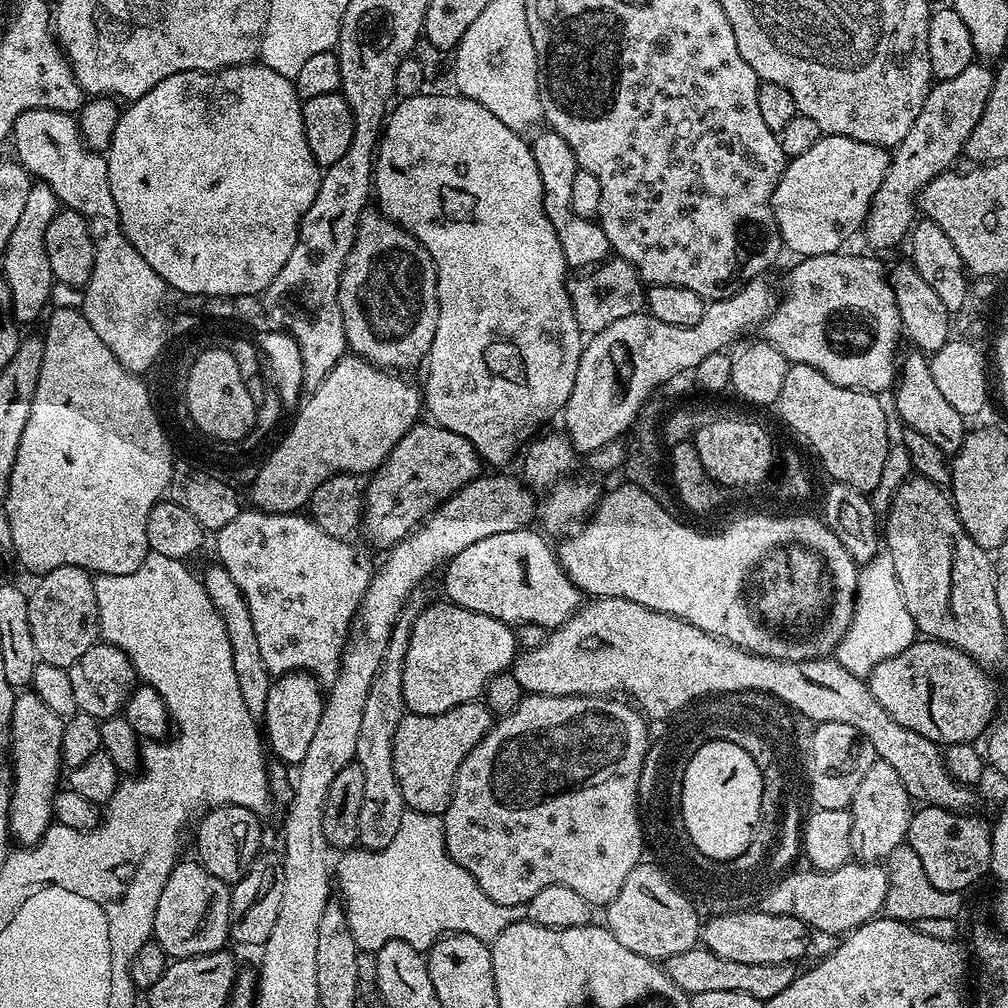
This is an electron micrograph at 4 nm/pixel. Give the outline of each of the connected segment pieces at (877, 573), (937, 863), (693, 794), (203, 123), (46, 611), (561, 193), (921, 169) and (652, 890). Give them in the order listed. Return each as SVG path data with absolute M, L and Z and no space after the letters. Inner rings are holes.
M882 550L856 573L856 605L850 626L840 643L838 659L850 674L864 678L874 666L878 666L878 662L896 657L917 639L916 623L910 618L910 610L906 610L906 598L902 598L900 583L894 574L894 558Z
M920 806L912 813L912 821L908 827L906 842L918 854L922 862L922 870L926 870L926 878L930 878L930 886L943 892L967 893L971 884L976 884L989 871L991 866L992 829L989 821L980 816L972 816L968 812L951 812L945 808Z
M708 741L689 762L692 768L685 768L679 816L685 819L686 830L702 854L736 859L760 821L763 776L751 755L734 742Z
M253 62L233 68L220 68L217 72L170 74L170 78L158 82L154 90L131 101L121 111L114 126L112 145L106 150L110 194L114 194L114 206L118 206L118 218L122 222L126 238L130 238L134 250L138 250L138 254L142 254L142 258L146 258L146 262L154 266L169 289L176 291L177 288L177 293L185 296L213 295L228 298L235 294L240 298L256 298L263 294L270 282L274 282L274 278L278 278L278 270L286 266L286 258L290 258L290 250L294 250L294 242L300 233L300 219L306 214L306 210L310 210L318 194L322 175L322 169L316 163L314 154L310 154L310 146L306 142L302 110L296 106L292 108L292 112L284 112L284 100L296 99L296 86L291 79L275 73L264 63Z
M58 566L58 570L50 570L39 577L36 589L28 592L30 606L30 634L34 634L34 650L41 661L50 666L69 668L90 646L98 642L100 636L100 619L98 618L98 598L93 573L78 566Z
M551 130L543 131L537 131L530 143L534 166L538 166L538 178L542 178L542 206L546 210L546 218L550 218L554 234L558 234L558 246L562 246L562 258L569 269L591 270L609 259L612 252L610 238L606 238L606 230L602 230L596 220L578 218L578 214L574 214L574 174L578 167L574 150L566 146L566 138Z
M973 62L962 70L955 78L936 80L932 89L928 91L926 102L922 102L922 110L918 118L914 118L914 126L906 130L906 138L896 145L891 153L888 162L888 173L886 178L878 186L878 190L872 199L872 206L868 209L868 216L862 225L862 236L868 239L868 244L872 248L892 248L895 244L905 243L906 237L912 231L912 225L918 219L917 200L923 188L929 184L935 176L940 176L943 172L949 171L956 159L961 159L966 142L970 134L974 134L974 128L978 126L978 120L982 118L982 112L986 110L986 104L990 98L992 90L992 79L994 72L987 63Z
M641 862L634 870L630 870L630 878L622 882L622 890L618 890L618 898L614 898L606 905L608 931L614 934L614 938L618 938L618 942L622 942L622 946L626 946L626 950L634 950L634 954L642 954L647 960L663 962L674 954L682 954L682 950L697 947L702 936L701 917L697 916L694 906L685 893L672 880L671 882L664 877L662 869Z

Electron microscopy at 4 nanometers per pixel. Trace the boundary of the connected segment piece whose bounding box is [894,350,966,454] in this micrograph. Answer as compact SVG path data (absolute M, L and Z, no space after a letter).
M919 350L909 353L899 365L899 376L894 385L896 412L900 415L901 425L918 430L918 434L930 438L930 442L934 442L934 446L945 454L954 454L962 446L966 435L966 417L958 414L958 410L954 410L954 406L950 406L950 402L946 402L946 397L938 390L934 374L930 374L929 357Z

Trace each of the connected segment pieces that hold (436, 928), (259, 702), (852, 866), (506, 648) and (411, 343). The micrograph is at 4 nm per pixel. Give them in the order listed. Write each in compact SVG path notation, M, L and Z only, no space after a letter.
M405 809L401 825L394 841L380 851L355 848L343 853L334 866L334 878L338 892L344 900L347 920L361 951L375 952L386 942L408 941L415 949L426 952L433 942L450 932L468 933L490 944L498 934L514 921L528 917L525 904L502 906L487 898L473 875L458 866L445 848L444 822L441 815L424 814L422 811Z
M212 562L212 565L202 572L202 583L210 602L214 602L214 610L218 610L226 626L226 634L230 638L230 650L234 658L234 674L238 674L238 690L242 690L246 710L250 710L250 714L257 722L263 721L266 694L270 694L274 677L262 662L262 654L258 650L258 638L254 638L254 622L250 622L250 610L246 606L246 598L242 590L238 590L234 578L230 578L230 574L226 574L226 570L218 562Z
M849 862L829 872L789 871L769 887L767 900L770 906L764 911L775 916L793 916L808 925L809 929L829 936L850 934L868 920L881 915L888 893L888 869L883 863L865 864Z
M440 598L437 604L430 604L424 609L421 607L416 613L416 621L412 624L410 646L406 650L406 662L402 666L405 709L423 716L442 714L454 706L468 704L471 700L480 700L491 680L501 672L509 671L517 659L516 636L512 632L515 631L498 618L466 610L444 598Z
M379 210L365 211L356 224L356 237L354 246L346 258L346 266L342 270L342 278L338 282L338 306L342 306L342 322L346 330L348 348L355 355L369 360L370 363L378 368L391 370L397 374L408 374L411 368L416 368L425 363L428 359L428 351L434 342L434 330L438 330L438 286L436 285L436 267L430 258L430 254L424 249L424 244L418 242L418 238L410 235L400 224L395 224L392 220L387 220L384 213Z

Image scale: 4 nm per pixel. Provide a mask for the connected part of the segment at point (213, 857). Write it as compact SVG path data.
M222 804L209 809L200 819L196 832L196 858L203 867L229 886L237 885L261 853L261 817L237 804Z

